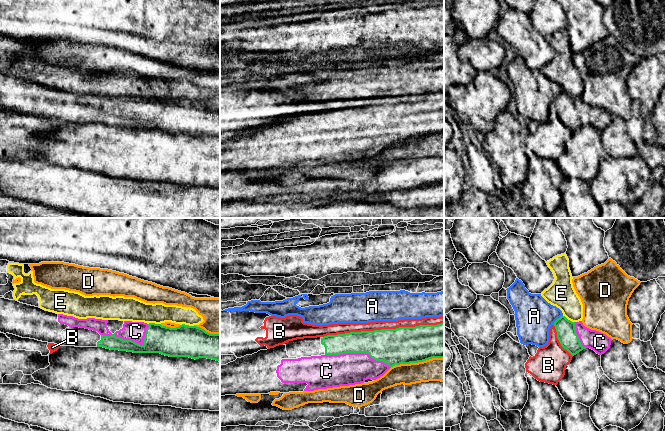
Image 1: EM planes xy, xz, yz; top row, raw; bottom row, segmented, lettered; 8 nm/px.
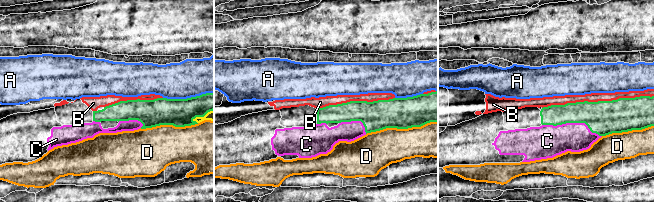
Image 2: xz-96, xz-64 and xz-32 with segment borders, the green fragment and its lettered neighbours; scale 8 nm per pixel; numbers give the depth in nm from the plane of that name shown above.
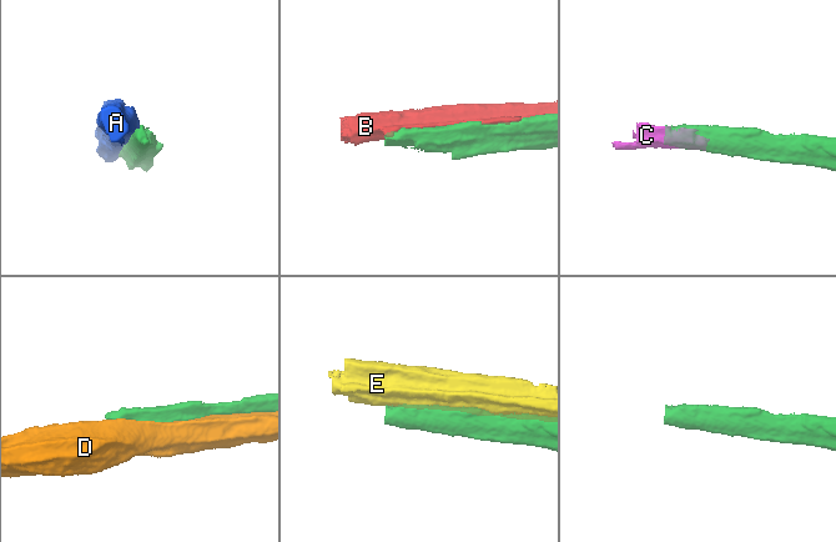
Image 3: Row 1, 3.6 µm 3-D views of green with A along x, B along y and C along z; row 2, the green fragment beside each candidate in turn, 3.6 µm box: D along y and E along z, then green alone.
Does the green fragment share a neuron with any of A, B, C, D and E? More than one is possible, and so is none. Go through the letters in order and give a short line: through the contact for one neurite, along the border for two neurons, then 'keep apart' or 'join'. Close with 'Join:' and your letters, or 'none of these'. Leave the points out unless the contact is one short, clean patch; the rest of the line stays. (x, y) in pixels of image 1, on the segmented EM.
A: keep apart
B: keep apart
C: join
D: keep apart
E: keep apart
Join: C

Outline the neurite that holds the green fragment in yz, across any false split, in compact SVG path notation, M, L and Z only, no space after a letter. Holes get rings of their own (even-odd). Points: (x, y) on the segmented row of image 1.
M565 316L558 318L554 324L561 346L572 356L586 348L597 354L604 354L611 345L612 339L606 334L585 327L582 321L572 322Z

